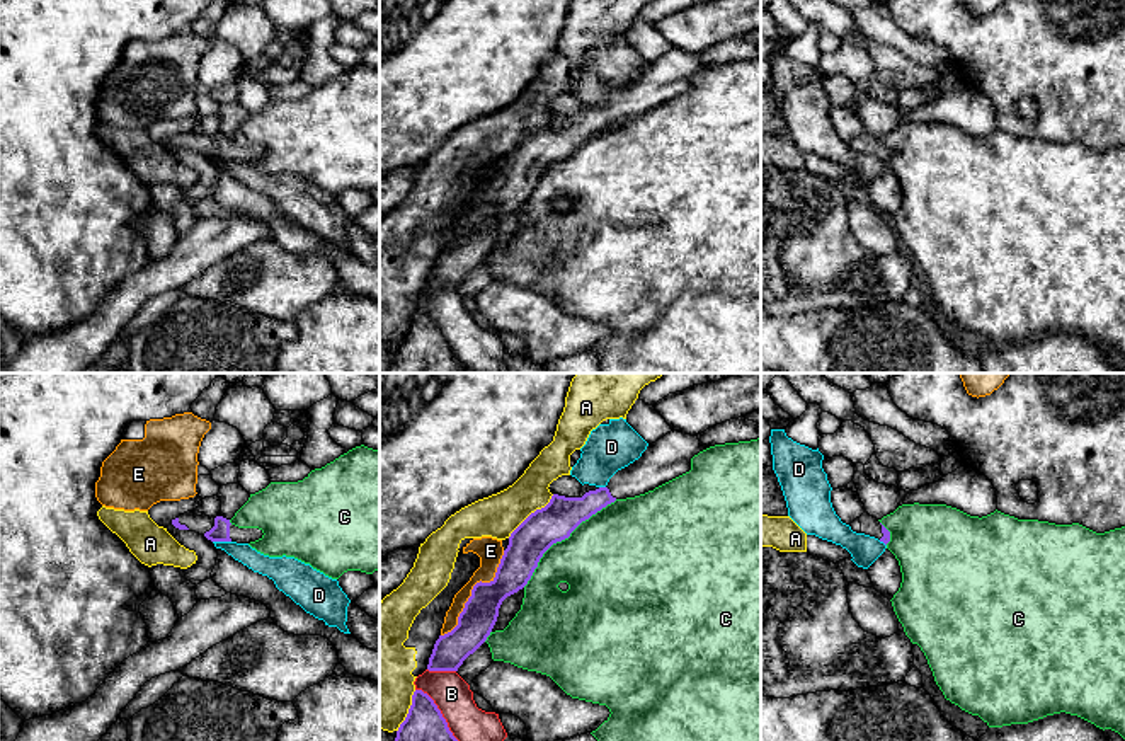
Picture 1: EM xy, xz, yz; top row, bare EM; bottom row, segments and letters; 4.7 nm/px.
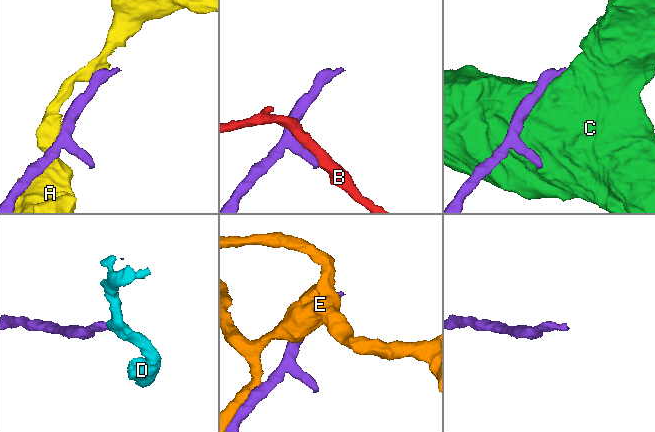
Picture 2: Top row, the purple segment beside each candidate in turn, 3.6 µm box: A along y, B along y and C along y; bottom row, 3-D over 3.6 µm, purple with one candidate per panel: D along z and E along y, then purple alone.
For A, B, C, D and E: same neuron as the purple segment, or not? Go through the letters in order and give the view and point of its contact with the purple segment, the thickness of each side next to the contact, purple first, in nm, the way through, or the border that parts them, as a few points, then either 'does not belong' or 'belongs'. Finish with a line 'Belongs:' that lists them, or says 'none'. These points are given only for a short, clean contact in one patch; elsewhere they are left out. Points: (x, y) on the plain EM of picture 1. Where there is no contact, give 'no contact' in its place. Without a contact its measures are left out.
A: meets purple in xz at (531, 132); 180 nm thick on the purple side, 200 nm on the other; does not belong
B: meets purple in xz at (441, 334); 320 nm thick on the purple side, 200 nm on the other; does not belong
C: meets purple in xz at (564, 157); 180 nm thick on the purple side, 460 nm on the other; does not belong
D: meets purple in xy at (222, 159); 90 nm thick on the purple side, 100 nm on the other; border along xy (213, 159), (230, 160); does not belong
E: meets purple in xz at (472, 208); 170 nm thick on the purple side, 120 nm on the other; does not belong
Belongs: none

